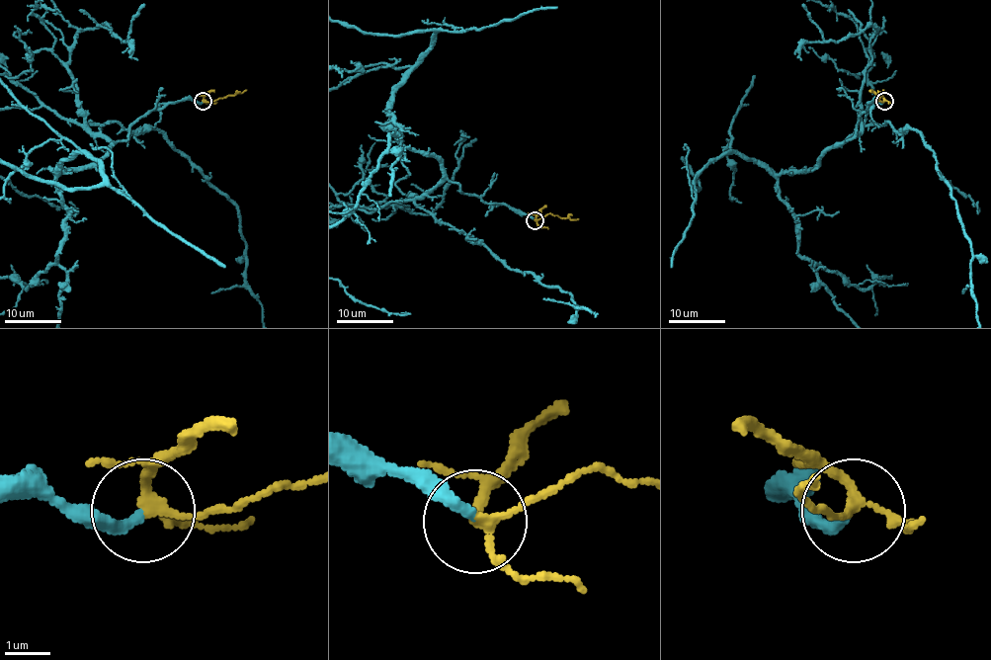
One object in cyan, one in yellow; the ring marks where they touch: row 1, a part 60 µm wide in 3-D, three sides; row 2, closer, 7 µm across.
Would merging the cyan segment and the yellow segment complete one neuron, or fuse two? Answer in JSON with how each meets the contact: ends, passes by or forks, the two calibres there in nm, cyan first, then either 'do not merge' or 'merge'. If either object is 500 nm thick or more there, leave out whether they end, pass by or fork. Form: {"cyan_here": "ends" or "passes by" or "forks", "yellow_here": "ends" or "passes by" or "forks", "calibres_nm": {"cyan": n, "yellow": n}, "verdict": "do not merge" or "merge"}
{"cyan_here": "ends", "yellow_here": "forks", "calibres_nm": {"cyan": 240, "yellow": 190}, "verdict": "merge"}

